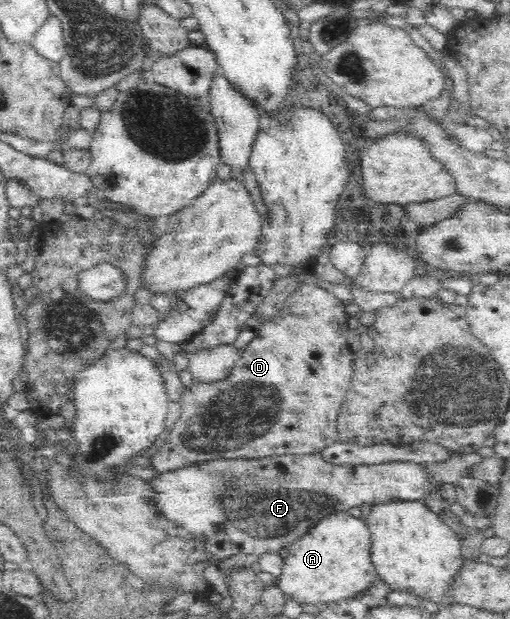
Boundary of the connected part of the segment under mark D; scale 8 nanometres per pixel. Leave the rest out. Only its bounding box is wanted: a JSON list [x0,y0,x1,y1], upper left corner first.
[151,280,354,472]

